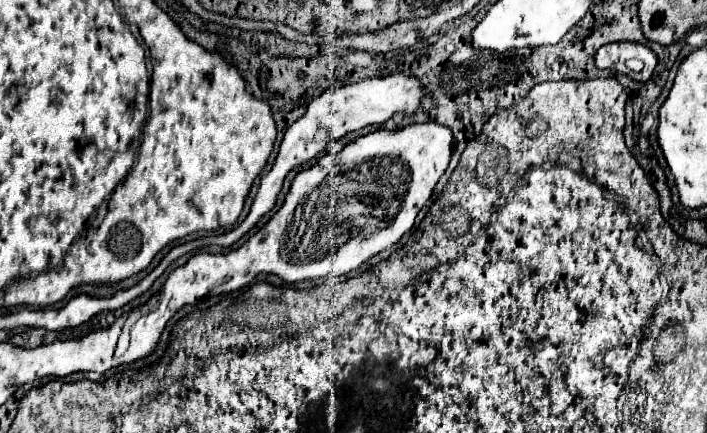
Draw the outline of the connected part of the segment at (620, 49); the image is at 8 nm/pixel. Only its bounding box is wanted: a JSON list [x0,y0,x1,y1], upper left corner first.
[594,42,656,82]

